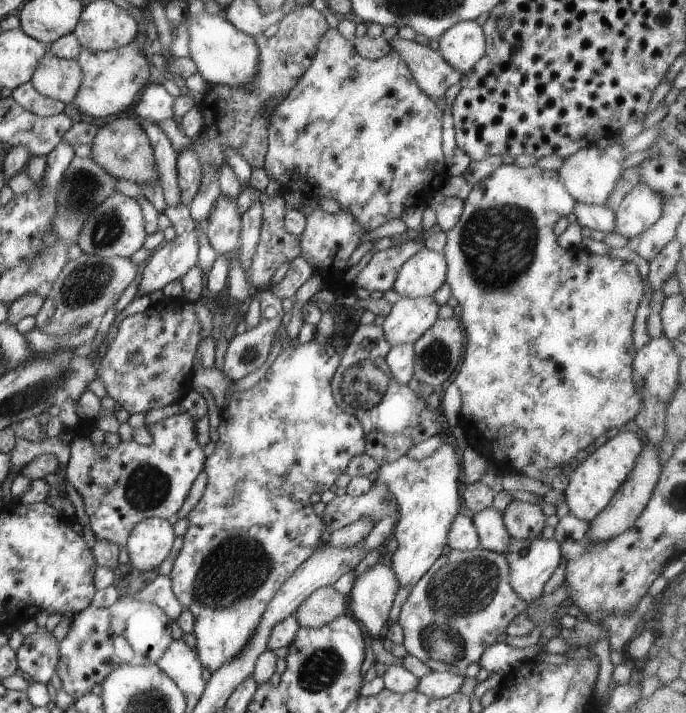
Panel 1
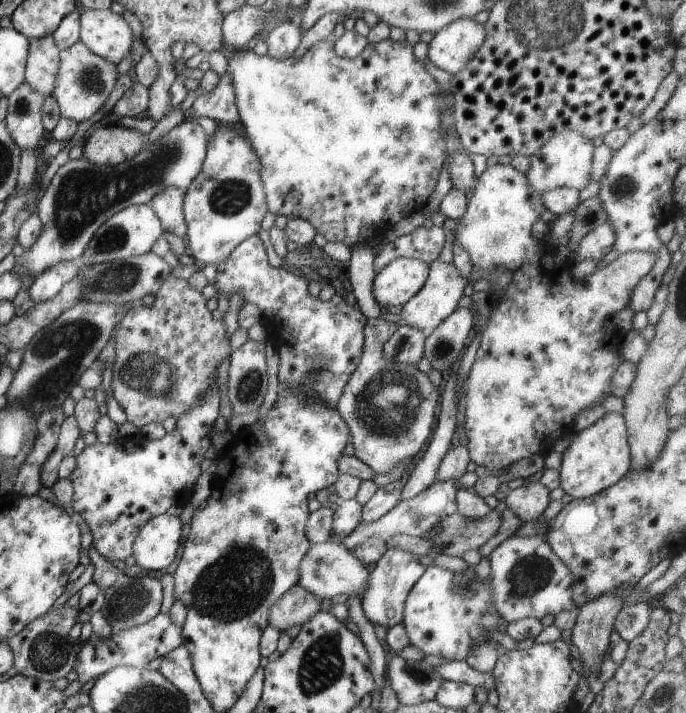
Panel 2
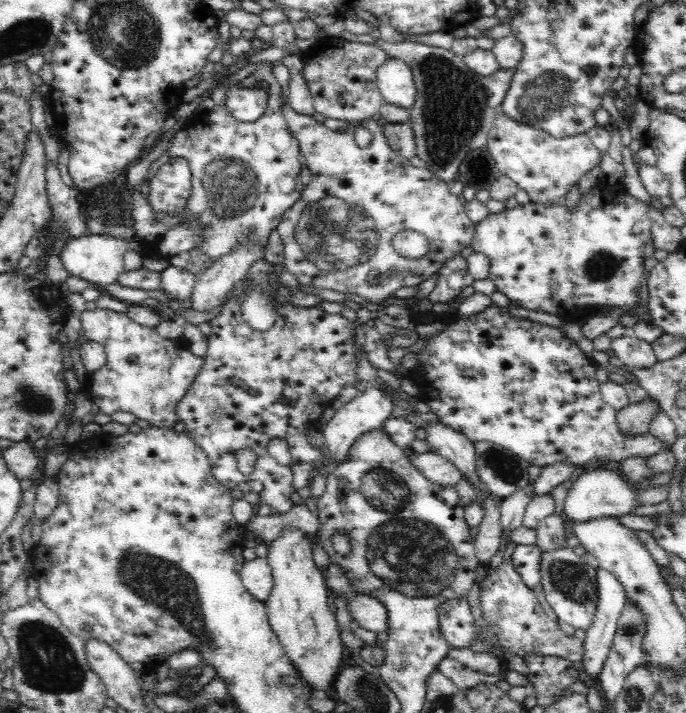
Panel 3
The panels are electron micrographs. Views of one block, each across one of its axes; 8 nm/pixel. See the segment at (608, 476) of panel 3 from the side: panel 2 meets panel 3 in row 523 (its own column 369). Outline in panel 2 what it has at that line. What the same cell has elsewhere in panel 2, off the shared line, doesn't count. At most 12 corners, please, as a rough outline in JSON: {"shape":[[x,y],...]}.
{"shape":[[336,542],[311,544],[297,584],[361,599],[370,568]]}

